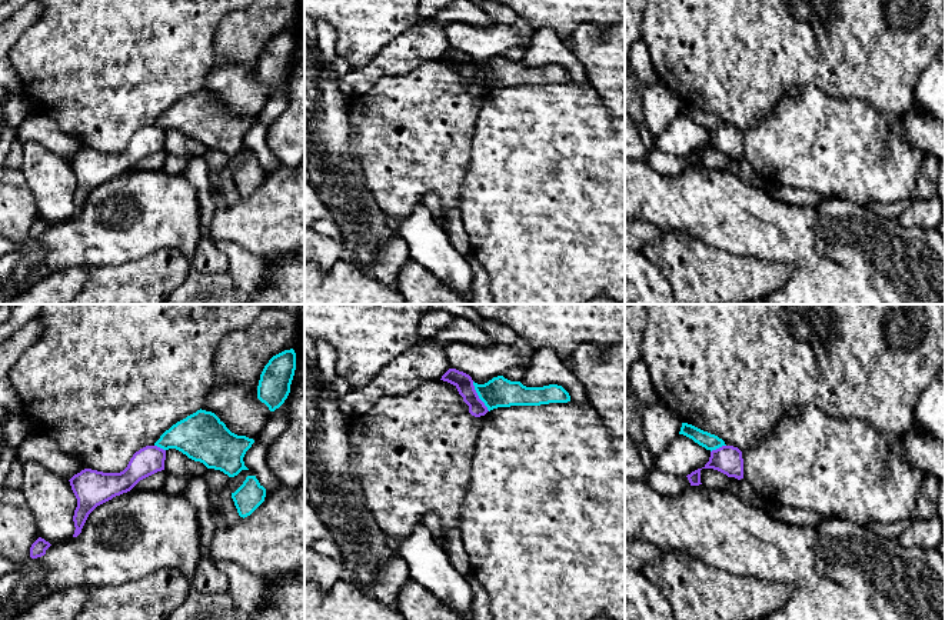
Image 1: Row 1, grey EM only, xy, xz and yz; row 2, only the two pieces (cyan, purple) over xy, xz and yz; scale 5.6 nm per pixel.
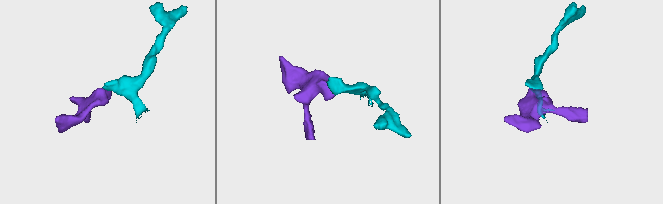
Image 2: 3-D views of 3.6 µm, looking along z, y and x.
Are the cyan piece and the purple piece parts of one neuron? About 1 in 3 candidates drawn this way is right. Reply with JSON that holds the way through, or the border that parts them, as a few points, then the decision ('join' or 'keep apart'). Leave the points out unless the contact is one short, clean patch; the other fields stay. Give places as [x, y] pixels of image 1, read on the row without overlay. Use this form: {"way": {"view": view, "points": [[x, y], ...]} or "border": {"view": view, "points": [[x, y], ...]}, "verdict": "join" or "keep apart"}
{"border": {"view": "xz", "points": [[472, 62], [478, 77], [489, 90]]}, "verdict": "keep apart"}

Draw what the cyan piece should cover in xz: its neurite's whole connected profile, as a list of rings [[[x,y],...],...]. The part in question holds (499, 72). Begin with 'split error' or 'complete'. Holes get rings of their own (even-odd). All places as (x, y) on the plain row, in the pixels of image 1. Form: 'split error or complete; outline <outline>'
complete; outline [[[498,56],[485,64],[473,61],[473,66],[489,91],[498,87],[540,86],[570,81],[569,73],[558,64],[526,67],[520,61],[510,61],[503,56]]]

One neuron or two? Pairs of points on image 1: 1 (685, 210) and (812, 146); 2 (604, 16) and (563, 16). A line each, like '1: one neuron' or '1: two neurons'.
1: two neurons
2: one neuron

